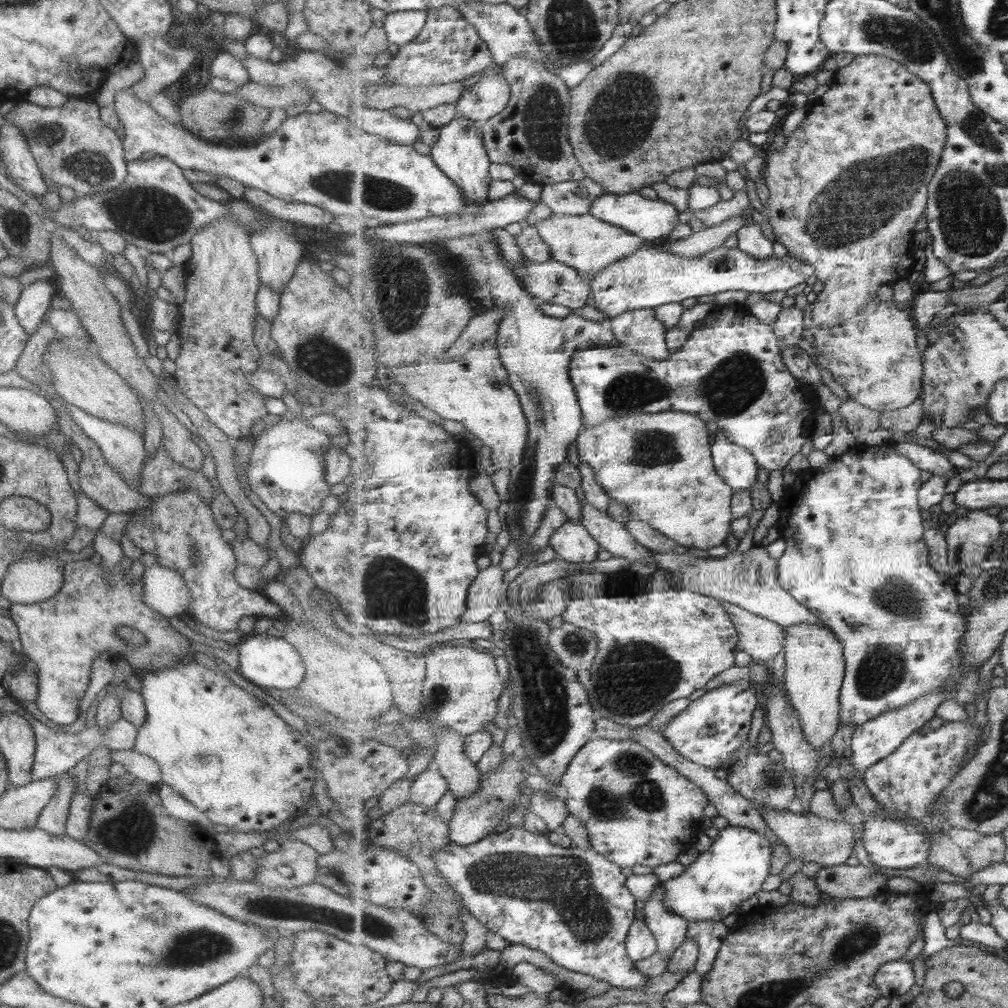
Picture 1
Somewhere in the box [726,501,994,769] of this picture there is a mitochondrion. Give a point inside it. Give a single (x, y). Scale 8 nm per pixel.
(882, 669)

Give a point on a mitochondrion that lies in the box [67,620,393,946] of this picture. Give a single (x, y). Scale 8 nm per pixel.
(120, 839)

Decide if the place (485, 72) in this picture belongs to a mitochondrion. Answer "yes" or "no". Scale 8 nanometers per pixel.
no

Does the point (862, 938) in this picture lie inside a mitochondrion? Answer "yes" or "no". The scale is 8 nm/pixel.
yes

